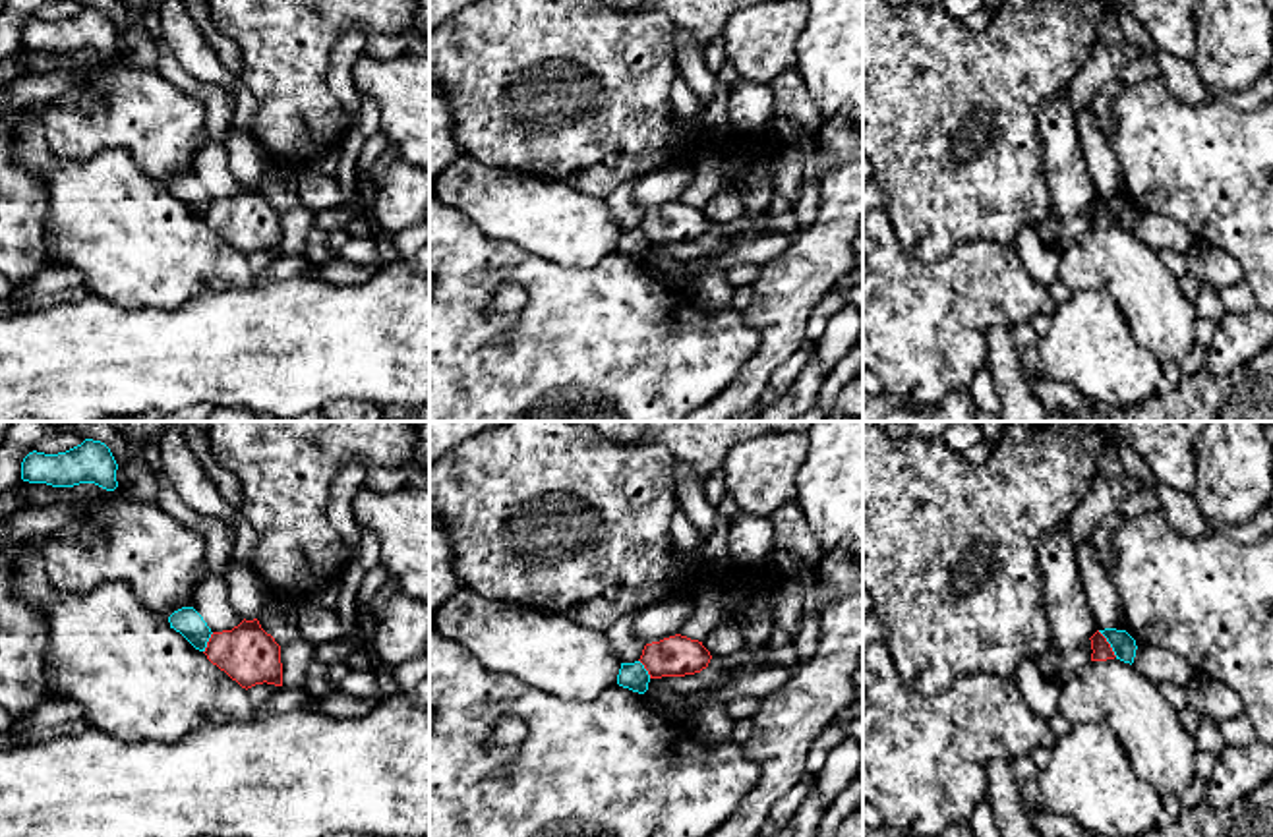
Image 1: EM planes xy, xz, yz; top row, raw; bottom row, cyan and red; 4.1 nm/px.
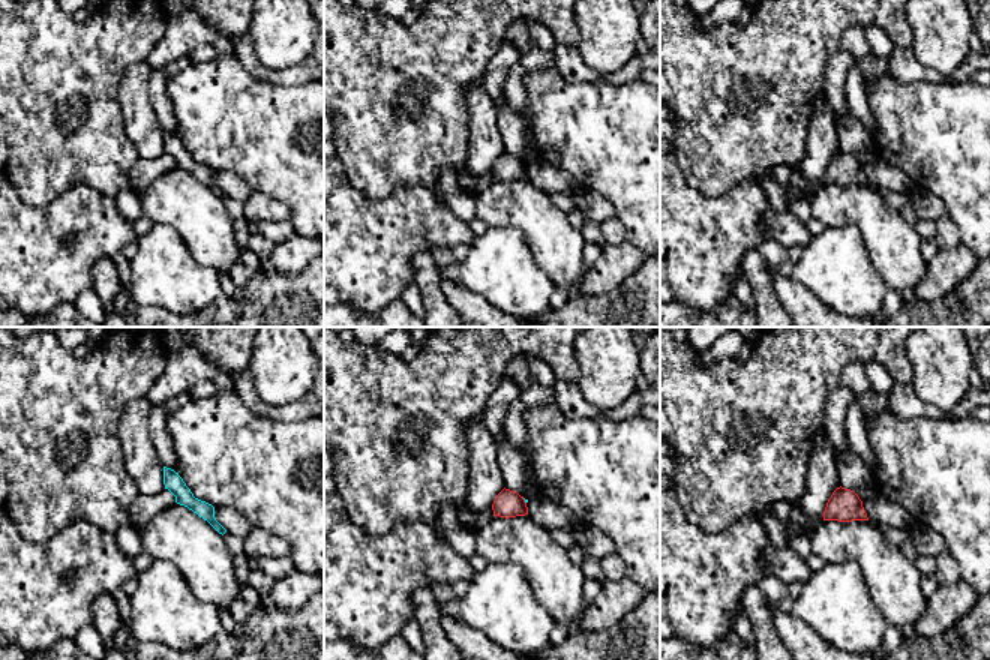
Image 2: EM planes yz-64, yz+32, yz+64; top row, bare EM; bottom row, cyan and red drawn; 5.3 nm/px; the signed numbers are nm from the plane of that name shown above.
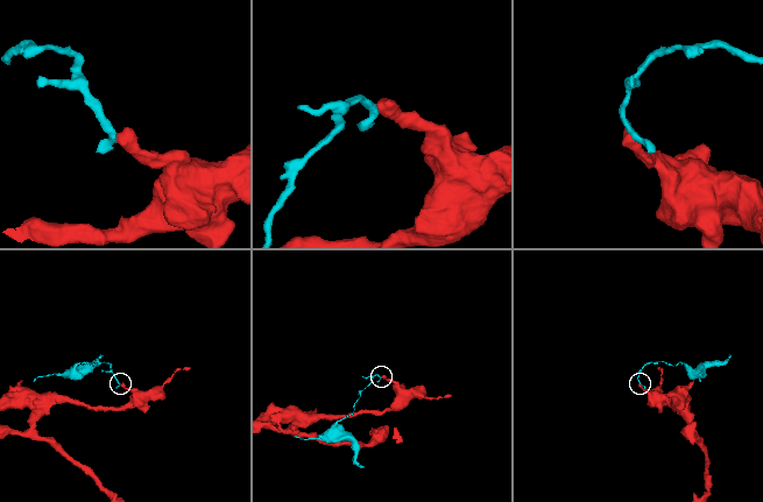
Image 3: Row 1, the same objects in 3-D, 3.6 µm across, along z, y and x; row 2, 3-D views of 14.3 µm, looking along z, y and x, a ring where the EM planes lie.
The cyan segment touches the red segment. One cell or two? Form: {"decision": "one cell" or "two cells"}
{"decision": "two cells"}

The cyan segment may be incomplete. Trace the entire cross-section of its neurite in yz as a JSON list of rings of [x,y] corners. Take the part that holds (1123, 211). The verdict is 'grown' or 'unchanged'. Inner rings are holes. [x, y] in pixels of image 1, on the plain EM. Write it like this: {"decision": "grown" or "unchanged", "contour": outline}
{"decision": "unchanged", "contour": [[[1105,195],[1105,197],[1099,197],[1099,199],[1110,211],[1116,226],[1130,230],[1130,232],[1134,230],[1138,213],[1136,213],[1136,207],[1126,197]]]}

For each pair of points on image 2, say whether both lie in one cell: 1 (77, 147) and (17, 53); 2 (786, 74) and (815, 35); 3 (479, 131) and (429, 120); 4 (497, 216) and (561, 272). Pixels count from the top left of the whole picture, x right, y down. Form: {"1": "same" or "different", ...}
{"1": "same", "2": "same", "3": "different", "4": "same"}

